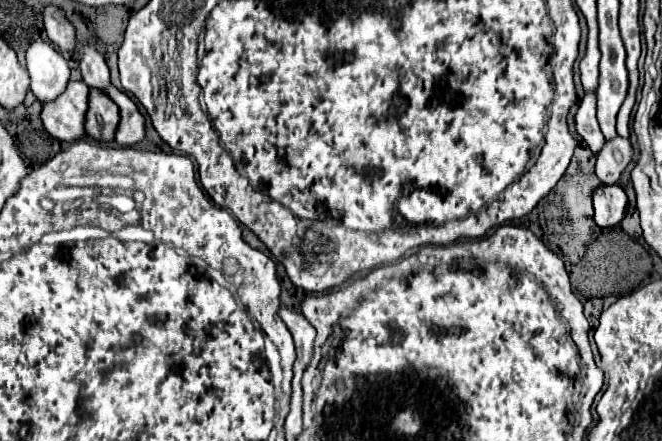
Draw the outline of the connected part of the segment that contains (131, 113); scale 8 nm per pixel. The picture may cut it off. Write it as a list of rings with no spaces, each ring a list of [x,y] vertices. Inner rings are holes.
[[[107,86],[105,94],[119,106],[121,120],[115,132],[115,142],[119,146],[133,146],[145,138],[145,118],[141,116],[135,102],[115,86]]]

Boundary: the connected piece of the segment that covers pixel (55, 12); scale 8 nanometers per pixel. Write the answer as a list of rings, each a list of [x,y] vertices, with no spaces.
[[[57,6],[43,8],[43,26],[51,42],[55,42],[63,52],[75,50],[75,28],[65,18],[65,12]]]

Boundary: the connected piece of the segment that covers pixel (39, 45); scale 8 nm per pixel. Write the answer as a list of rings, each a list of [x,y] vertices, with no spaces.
[[[37,38],[31,40],[25,52],[27,72],[31,78],[31,92],[39,102],[57,98],[69,82],[67,60],[51,44]]]

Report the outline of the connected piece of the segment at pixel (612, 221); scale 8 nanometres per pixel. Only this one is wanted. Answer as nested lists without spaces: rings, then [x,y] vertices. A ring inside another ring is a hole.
[[[603,184],[593,190],[595,222],[601,228],[613,228],[627,214],[627,194],[619,184]]]

